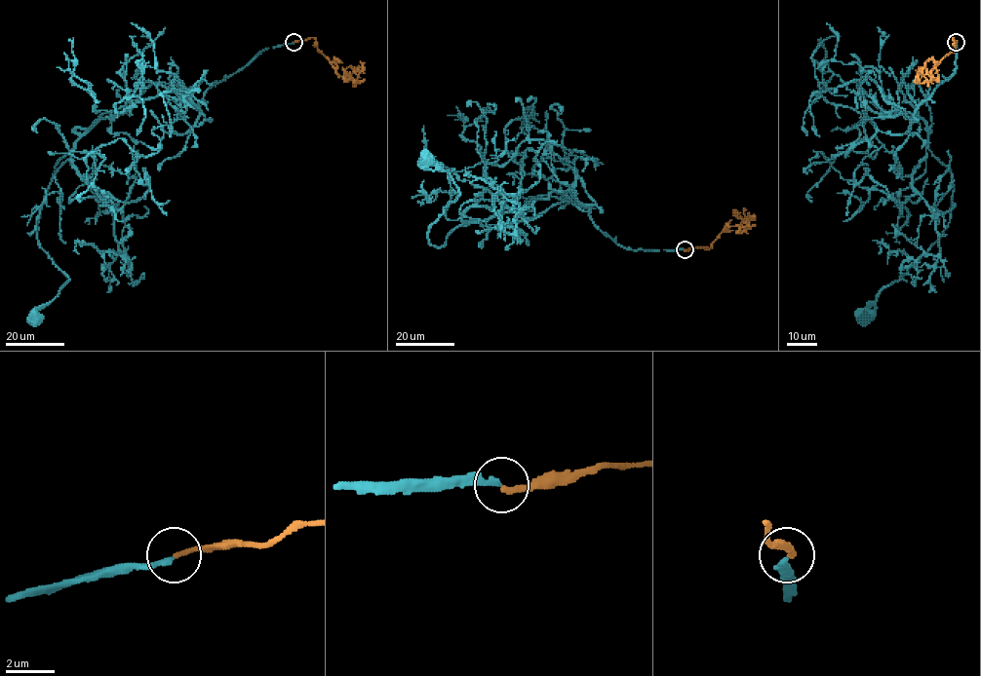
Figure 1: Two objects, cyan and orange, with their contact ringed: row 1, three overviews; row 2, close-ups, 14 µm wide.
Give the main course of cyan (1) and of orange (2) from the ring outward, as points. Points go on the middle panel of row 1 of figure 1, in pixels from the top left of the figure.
1: (685, 250), (626, 248), (567, 201), (529, 220), (463, 222), (436, 246), (428, 228), (458, 192), (423, 158)
2: (685, 250), (704, 246), (708, 250), (727, 225), (744, 226), (753, 216), (751, 220)

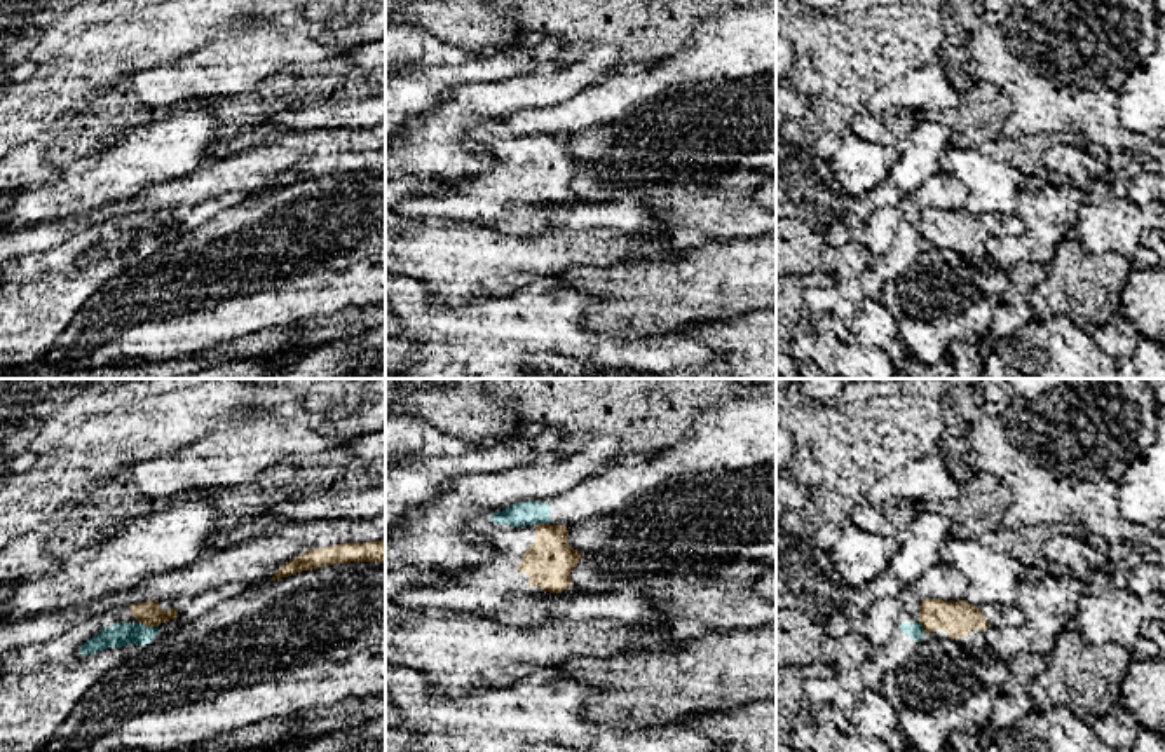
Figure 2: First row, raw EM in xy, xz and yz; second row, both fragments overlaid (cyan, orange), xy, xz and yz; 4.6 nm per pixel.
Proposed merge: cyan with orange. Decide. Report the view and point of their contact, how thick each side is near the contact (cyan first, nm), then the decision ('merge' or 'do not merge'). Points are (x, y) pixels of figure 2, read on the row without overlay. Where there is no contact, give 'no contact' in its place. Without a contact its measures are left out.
xy (149, 236) | 110/110 nm | do not merge

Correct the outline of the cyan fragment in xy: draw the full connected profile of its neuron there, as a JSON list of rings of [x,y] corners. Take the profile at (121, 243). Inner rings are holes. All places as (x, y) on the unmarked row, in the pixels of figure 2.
[[[117,232],[105,236],[98,244],[80,256],[80,265],[87,265],[106,256],[122,256],[126,253],[143,255],[159,243],[159,236],[145,236],[141,232]]]

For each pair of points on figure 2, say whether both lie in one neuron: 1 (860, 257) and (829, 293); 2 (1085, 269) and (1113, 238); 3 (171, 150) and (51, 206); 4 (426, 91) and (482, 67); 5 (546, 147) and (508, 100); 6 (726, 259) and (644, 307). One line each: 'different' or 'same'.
1: different
2: different
3: same
4: same
5: different
6: same

